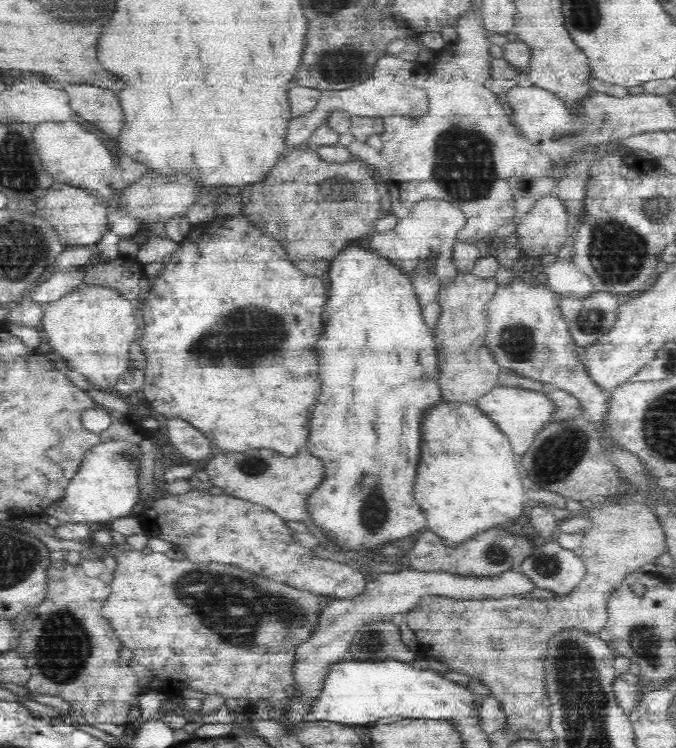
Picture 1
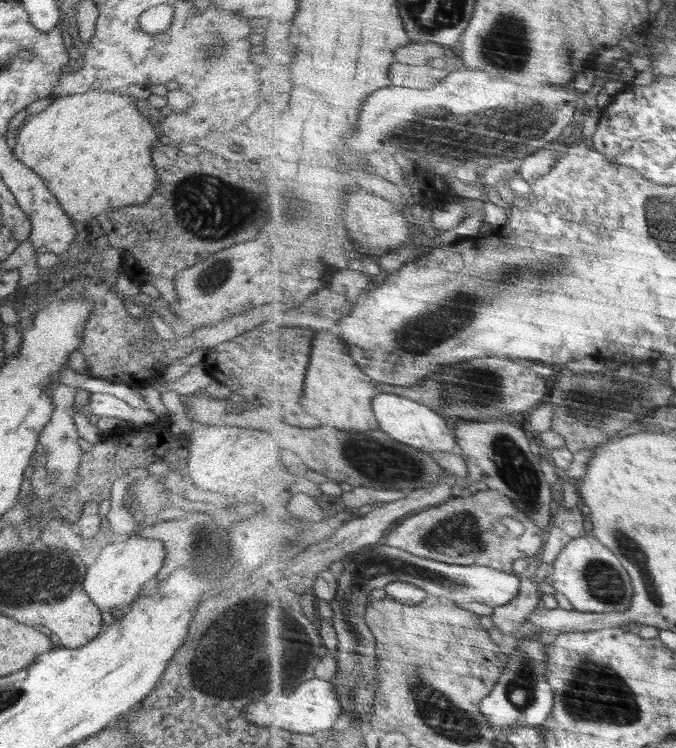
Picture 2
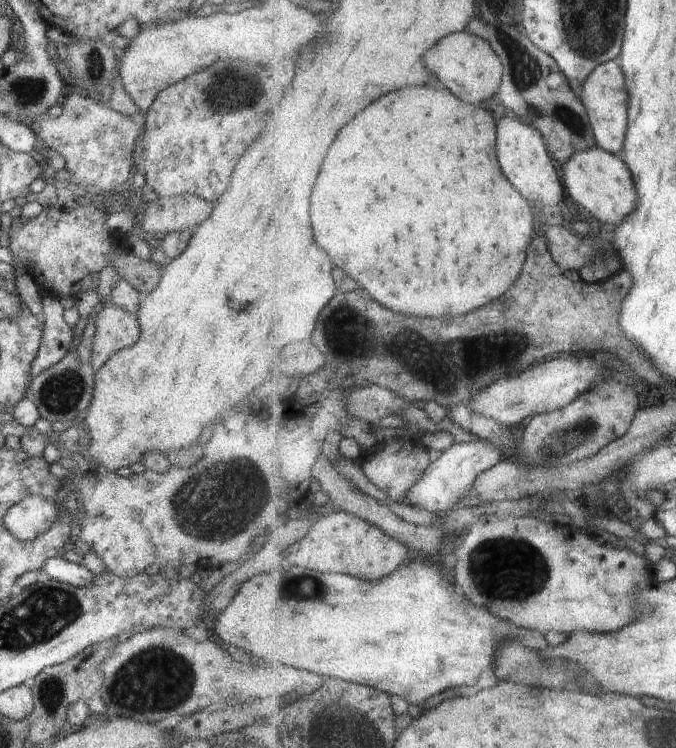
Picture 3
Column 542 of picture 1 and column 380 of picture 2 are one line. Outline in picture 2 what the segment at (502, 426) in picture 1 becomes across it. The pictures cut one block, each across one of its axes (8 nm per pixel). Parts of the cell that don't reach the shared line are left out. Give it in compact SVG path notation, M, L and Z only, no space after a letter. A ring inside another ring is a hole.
M382 392L376 397L375 412L379 418L381 429L401 443L429 453L458 451L457 438L450 422L446 422L448 419L445 419L440 412L435 411L432 406L422 404L420 400Z

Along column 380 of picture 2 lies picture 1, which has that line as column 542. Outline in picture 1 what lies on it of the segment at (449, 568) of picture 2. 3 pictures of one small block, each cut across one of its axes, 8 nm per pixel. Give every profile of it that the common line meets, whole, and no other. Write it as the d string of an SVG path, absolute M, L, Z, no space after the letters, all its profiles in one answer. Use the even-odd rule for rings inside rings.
M553 540L533 549L518 570L535 587L550 590L552 596L565 597L582 582L585 564L581 557Z

